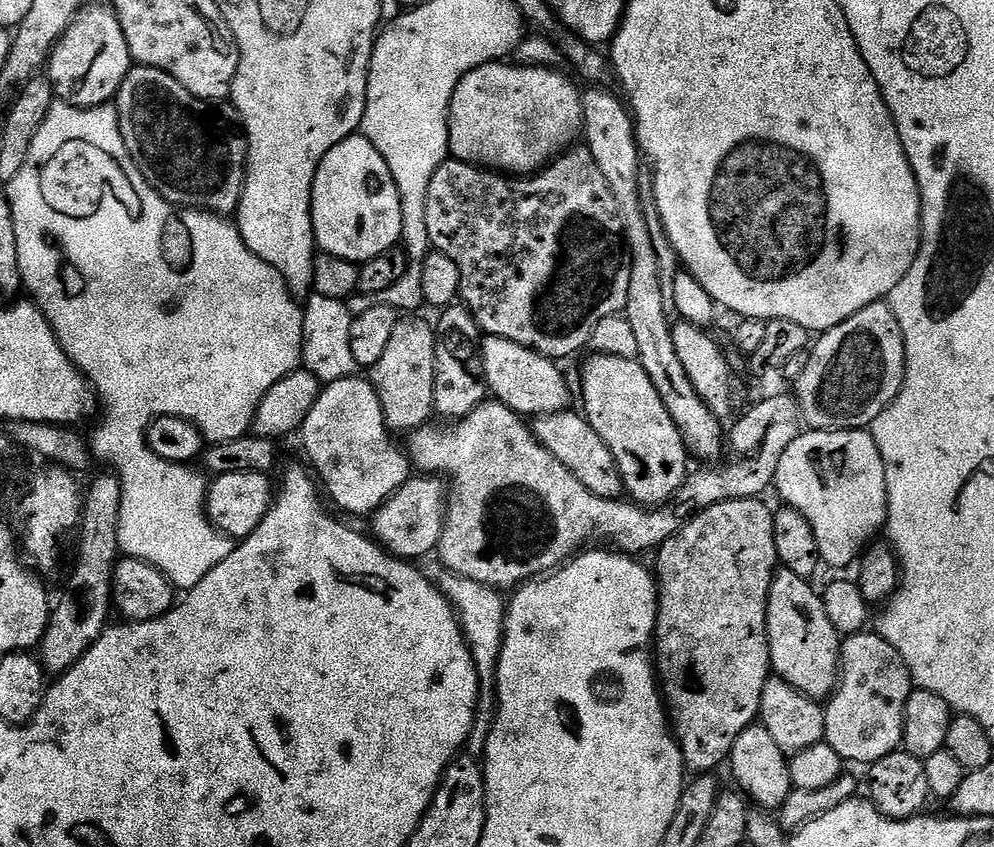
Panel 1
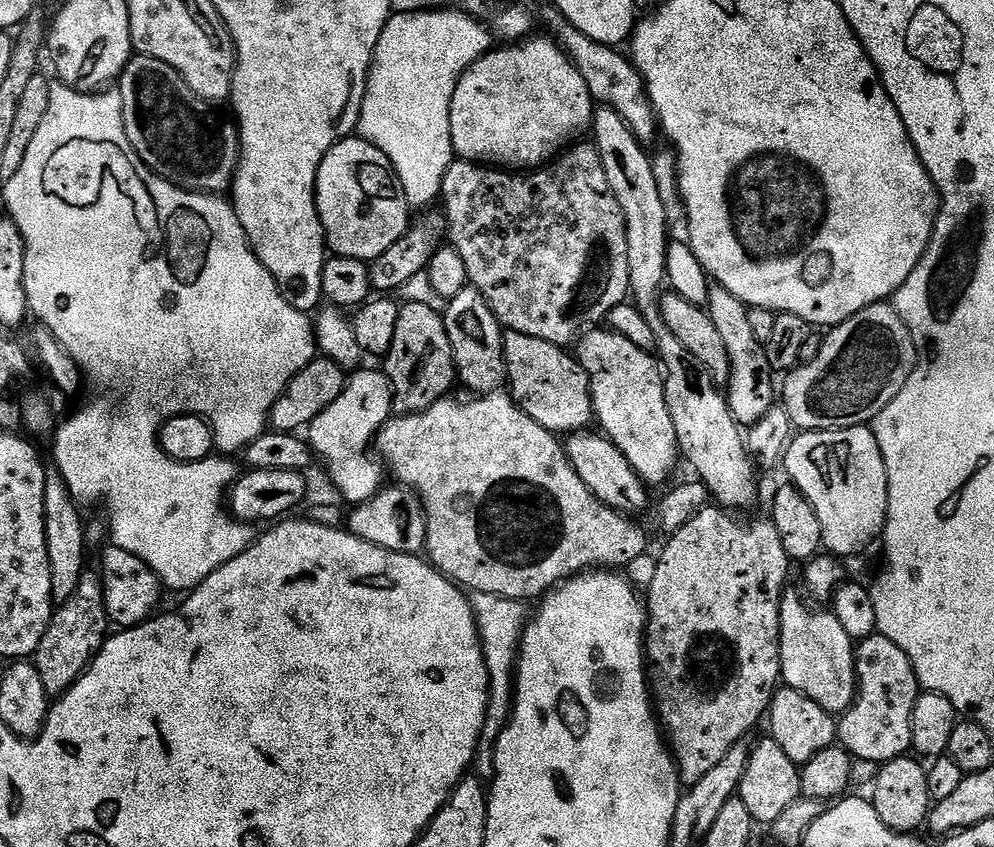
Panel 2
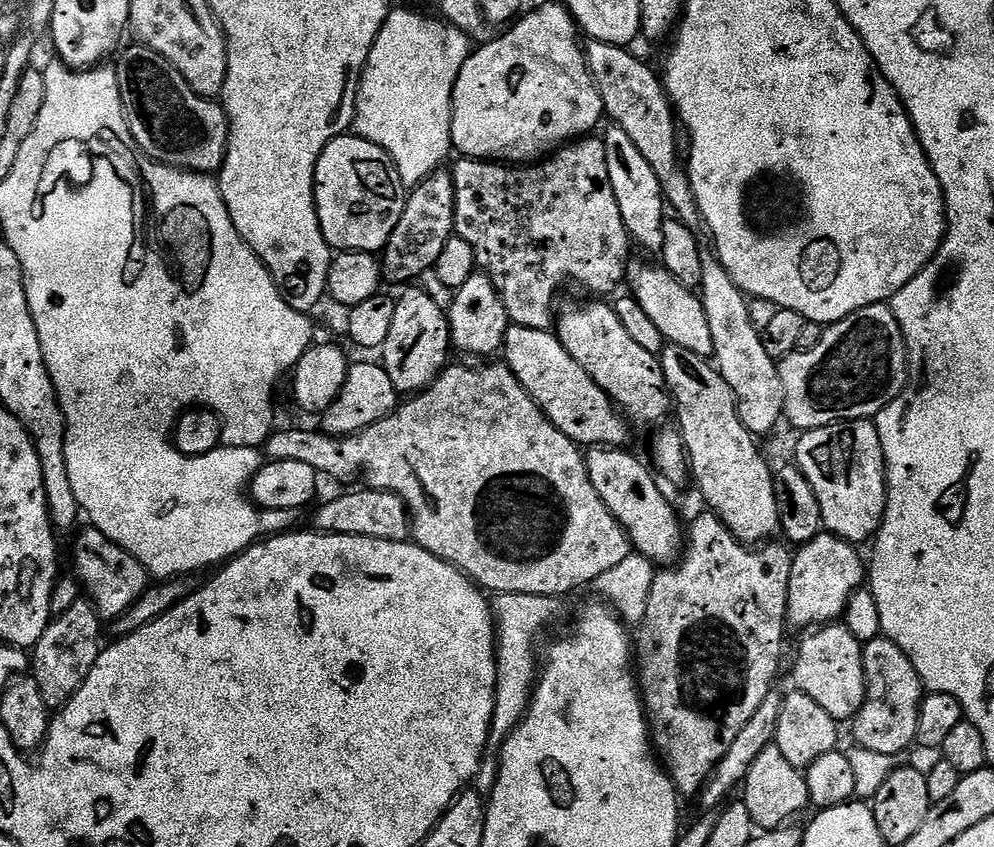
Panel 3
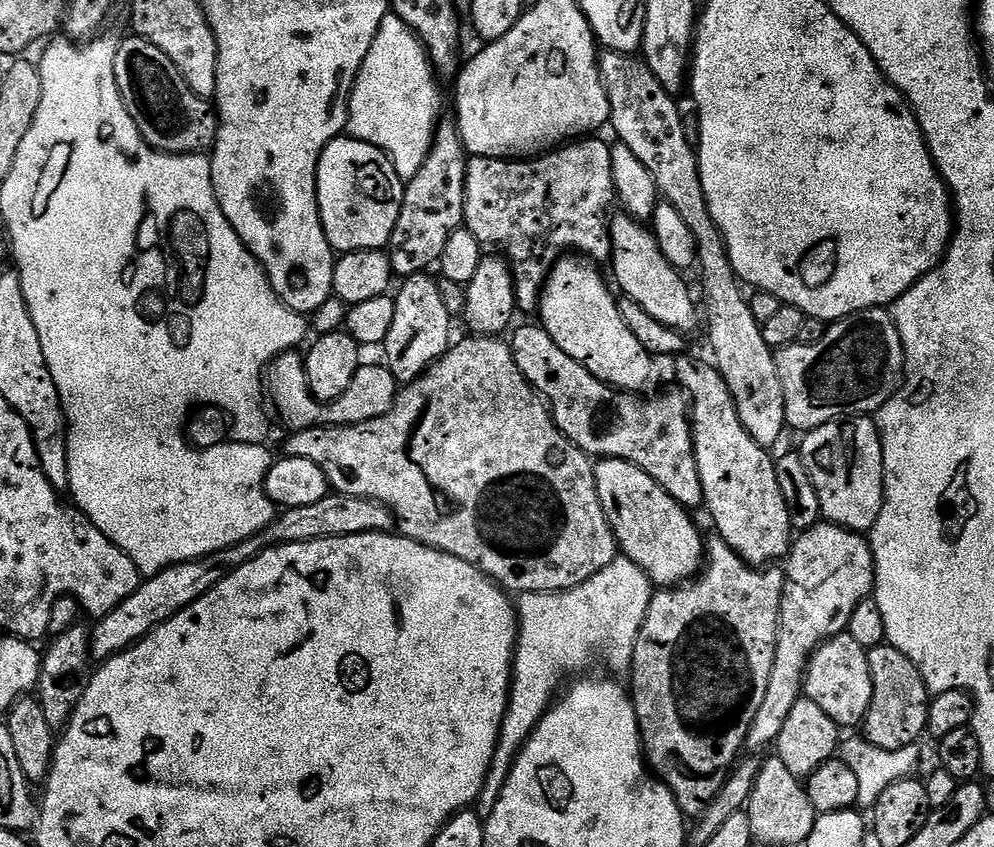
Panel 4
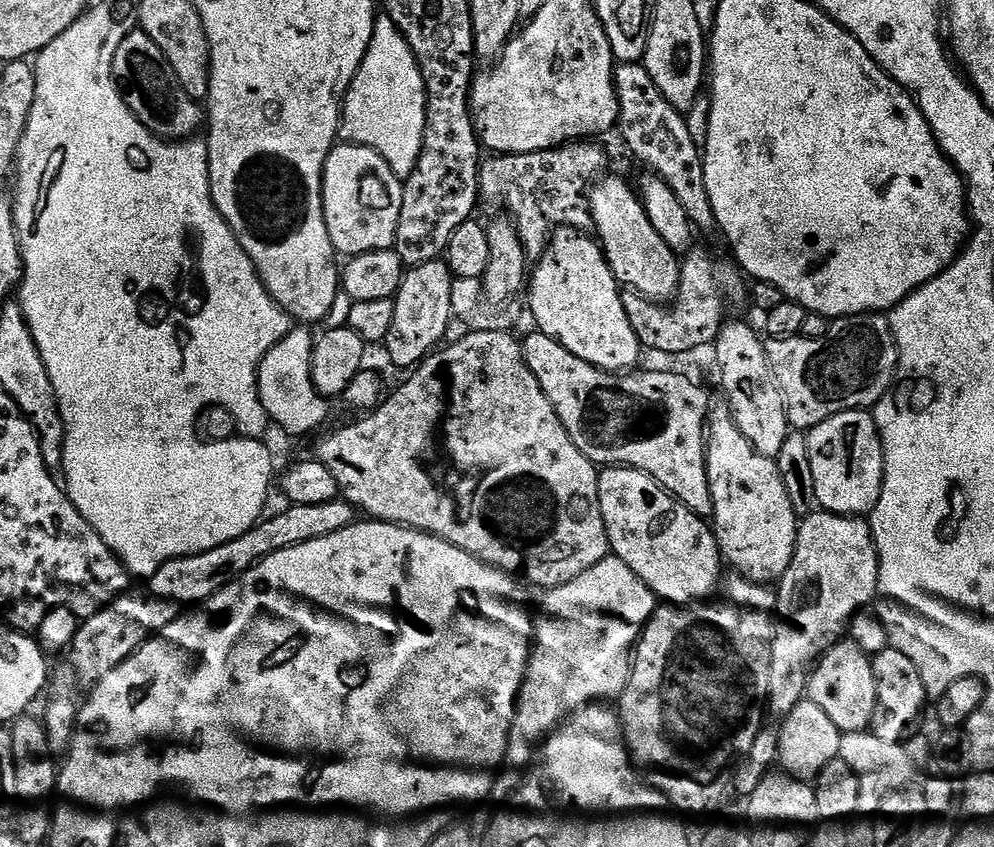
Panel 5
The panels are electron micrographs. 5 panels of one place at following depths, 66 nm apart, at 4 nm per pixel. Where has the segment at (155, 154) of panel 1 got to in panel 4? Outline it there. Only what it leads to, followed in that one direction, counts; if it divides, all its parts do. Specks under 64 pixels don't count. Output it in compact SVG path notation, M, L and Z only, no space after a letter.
M132 34L121 39L118 54L114 58L114 78L126 110L134 118L142 138L160 152L207 153L216 143L220 121L215 107L202 99L178 74L178 66L141 36Z

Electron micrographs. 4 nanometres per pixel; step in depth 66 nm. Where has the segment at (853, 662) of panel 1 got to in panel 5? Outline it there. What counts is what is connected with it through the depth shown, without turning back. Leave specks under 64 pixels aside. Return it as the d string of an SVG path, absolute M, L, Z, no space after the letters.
M889 647L872 657L874 682L878 686L878 702L874 706L871 733L884 742L902 743L921 731L920 719L924 716L924 707L930 704L926 686L914 667L914 662L902 654L902 650Z

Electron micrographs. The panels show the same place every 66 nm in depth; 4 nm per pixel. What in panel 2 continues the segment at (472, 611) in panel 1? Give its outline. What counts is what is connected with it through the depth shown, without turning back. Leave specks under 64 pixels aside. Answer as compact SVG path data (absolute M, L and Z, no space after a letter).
M471 593L472 611L476 614L476 625L480 631L480 645L486 658L488 671L488 709L482 726L480 741L476 747L474 772L481 781L491 781L492 759L496 753L496 743L512 714L516 658L520 651L520 639L524 636L526 615L525 605L519 600L502 598L498 594Z

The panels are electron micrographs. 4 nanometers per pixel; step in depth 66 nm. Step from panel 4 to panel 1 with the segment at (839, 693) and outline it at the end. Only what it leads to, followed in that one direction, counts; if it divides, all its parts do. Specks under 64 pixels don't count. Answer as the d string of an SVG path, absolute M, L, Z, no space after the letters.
M783 566L777 567L776 577L772 579L770 586L770 594L768 595L768 645L770 646L770 658L772 659L772 672L779 679L785 680L790 686L794 686L802 694L806 694L811 700L817 702L827 701L828 697L836 691L836 685L840 683L840 646L842 637L839 632L834 630L834 622L830 622L830 618L826 615L826 606L824 605L824 597L819 591L812 589L813 585L807 580L803 580L798 574L794 574L789 568Z

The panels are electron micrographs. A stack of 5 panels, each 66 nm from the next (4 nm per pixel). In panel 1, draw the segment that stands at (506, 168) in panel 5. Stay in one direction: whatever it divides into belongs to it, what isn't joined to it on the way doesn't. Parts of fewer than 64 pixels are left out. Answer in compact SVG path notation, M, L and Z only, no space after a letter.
M587 146L569 147L555 162L547 165L535 174L525 175L523 178L513 178L508 174L501 174L496 170L485 170L474 164L465 164L463 159L449 158L430 178L430 190L426 194L426 230L429 245L435 251L446 254L453 259L454 266L458 266L460 275L459 299L463 307L472 313L480 326L481 333L496 336L500 340L518 342L527 348L533 348L543 356L561 358L572 356L579 348L589 347L594 326L602 322L602 318L619 316L630 294L631 263L626 262L626 241L624 238L624 215L620 213L618 202L606 182L602 178L602 170L598 170L598 162L594 162L594 154L590 154Z

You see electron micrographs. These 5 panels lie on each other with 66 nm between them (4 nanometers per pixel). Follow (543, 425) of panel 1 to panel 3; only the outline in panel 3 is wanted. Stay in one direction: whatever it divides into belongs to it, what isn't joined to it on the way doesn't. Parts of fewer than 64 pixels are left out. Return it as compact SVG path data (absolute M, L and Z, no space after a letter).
M596 446L587 453L590 482L594 482L598 498L606 502L610 514L614 514L616 521L624 527L628 541L639 555L645 556L656 566L675 565L686 543L685 529L682 524L680 528L680 520L671 502L656 485L657 477L653 469L647 463L644 465L638 457L620 451L624 450L616 446Z

